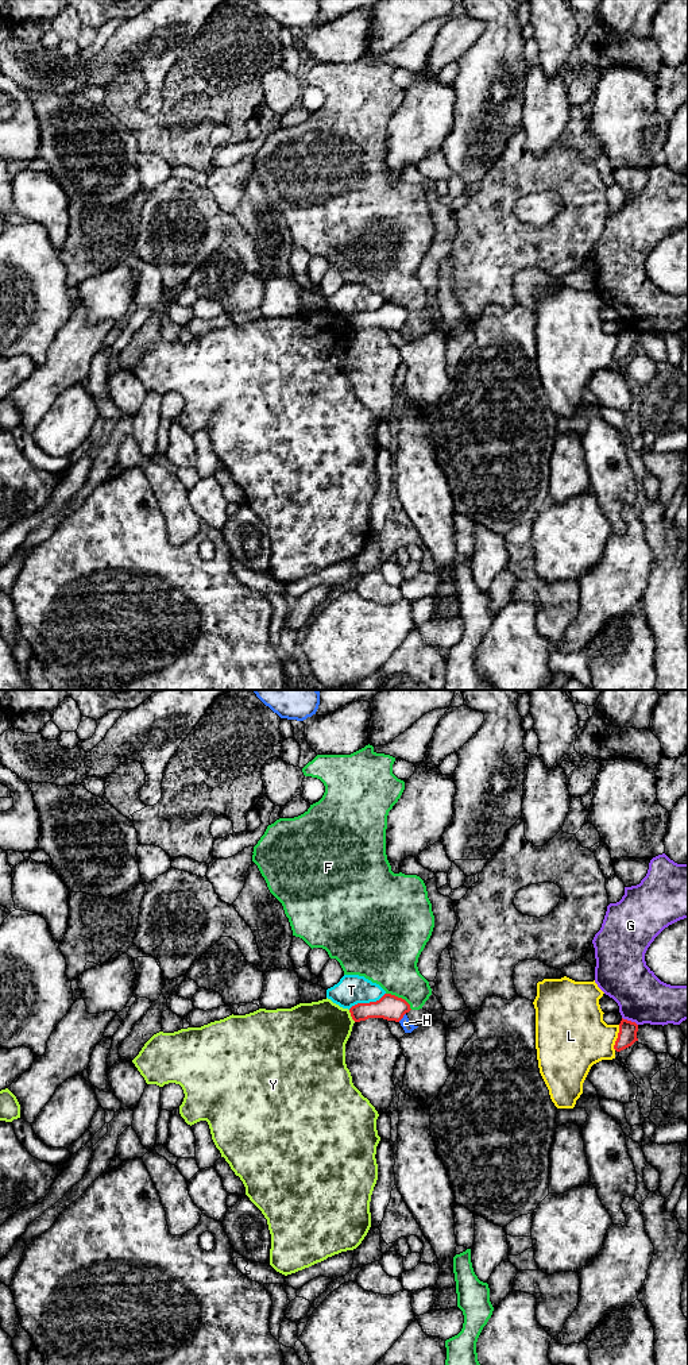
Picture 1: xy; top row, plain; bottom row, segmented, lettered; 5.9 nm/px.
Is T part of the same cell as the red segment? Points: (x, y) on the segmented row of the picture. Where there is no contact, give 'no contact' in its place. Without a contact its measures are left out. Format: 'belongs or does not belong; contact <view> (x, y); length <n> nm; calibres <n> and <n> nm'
does not belong; contact xy (366, 1003); length 240 nm; calibres 150 and 180 nm

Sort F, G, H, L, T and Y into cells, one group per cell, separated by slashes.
F / G / H / L / T / Y

